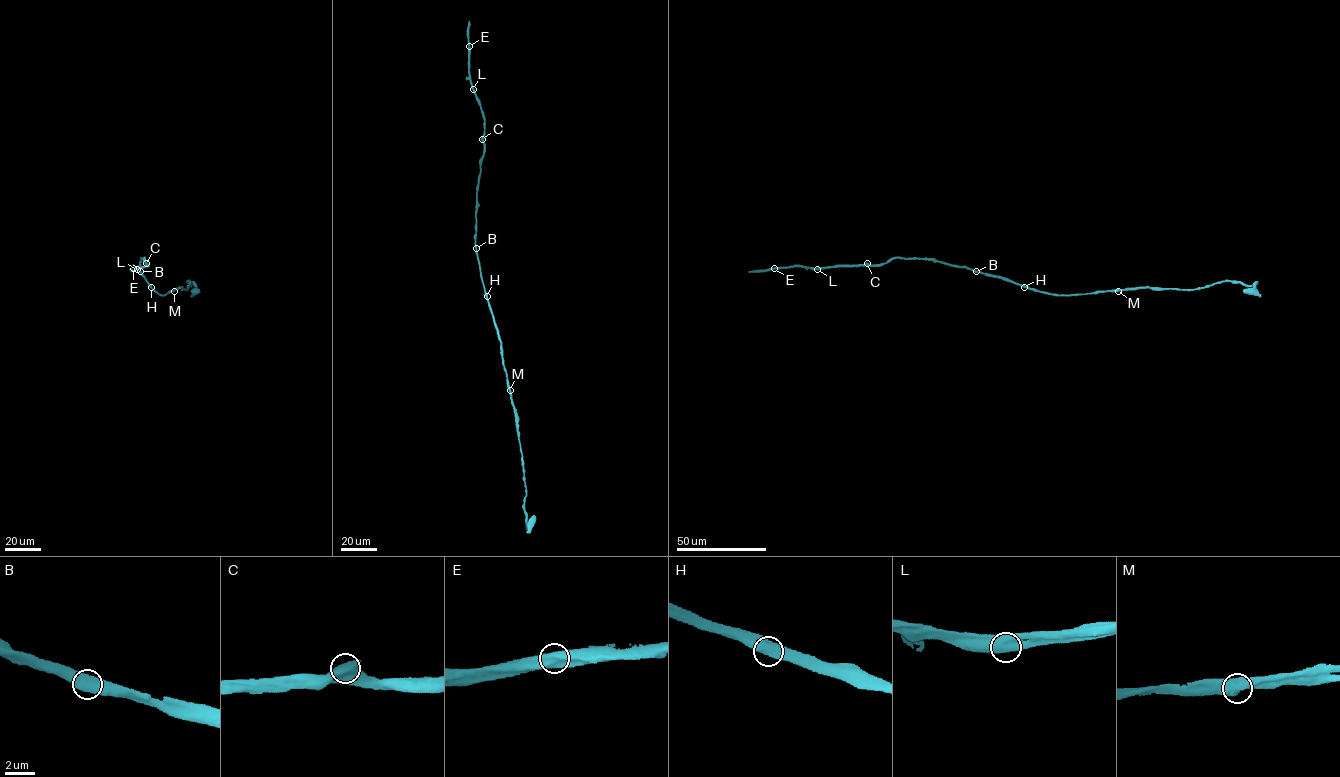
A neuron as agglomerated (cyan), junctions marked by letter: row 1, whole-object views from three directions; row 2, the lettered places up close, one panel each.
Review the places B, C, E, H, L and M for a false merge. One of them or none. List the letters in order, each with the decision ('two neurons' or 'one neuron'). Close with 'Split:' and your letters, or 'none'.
B: one neuron
C: one neuron
E: one neuron
H: one neuron
L: one neuron
M: two neurons
Split: M

